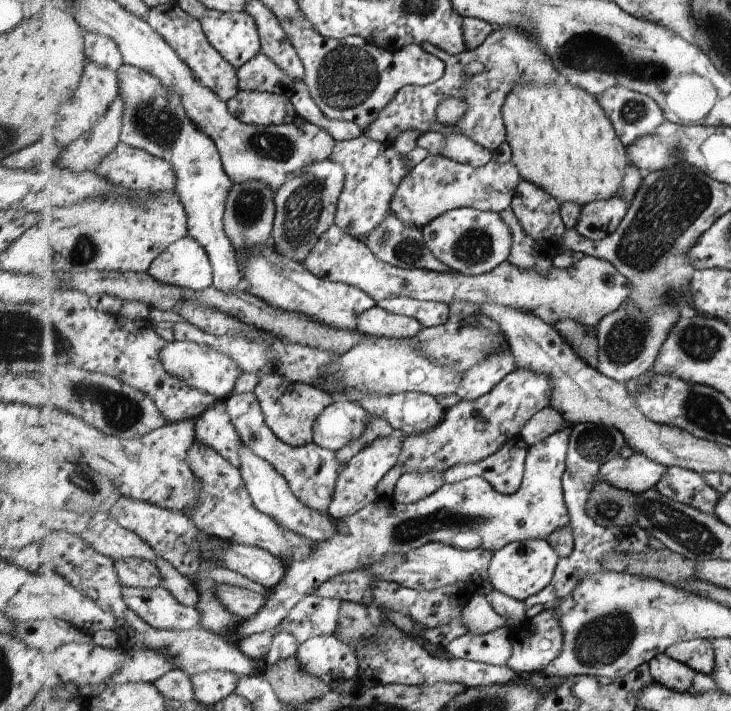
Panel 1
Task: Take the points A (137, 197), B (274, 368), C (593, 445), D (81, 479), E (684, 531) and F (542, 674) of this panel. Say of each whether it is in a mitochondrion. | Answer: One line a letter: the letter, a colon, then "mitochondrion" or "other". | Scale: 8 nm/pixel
A: other
B: other
C: mitochondrion
D: mitochondrion
E: mitochondrion
F: other

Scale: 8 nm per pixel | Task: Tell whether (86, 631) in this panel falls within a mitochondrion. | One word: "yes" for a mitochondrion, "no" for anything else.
no

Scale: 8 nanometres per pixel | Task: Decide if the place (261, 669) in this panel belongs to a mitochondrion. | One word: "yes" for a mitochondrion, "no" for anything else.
no

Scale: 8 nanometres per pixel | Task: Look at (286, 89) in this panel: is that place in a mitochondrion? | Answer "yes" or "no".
no

